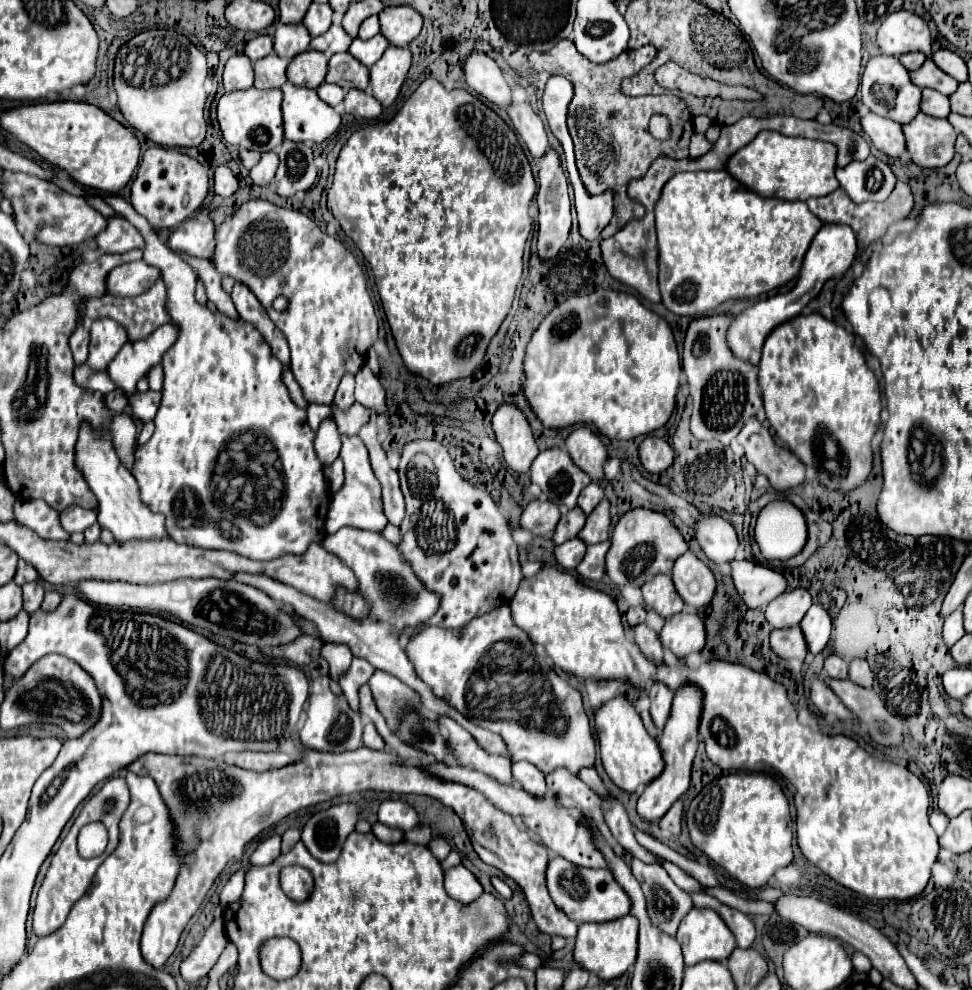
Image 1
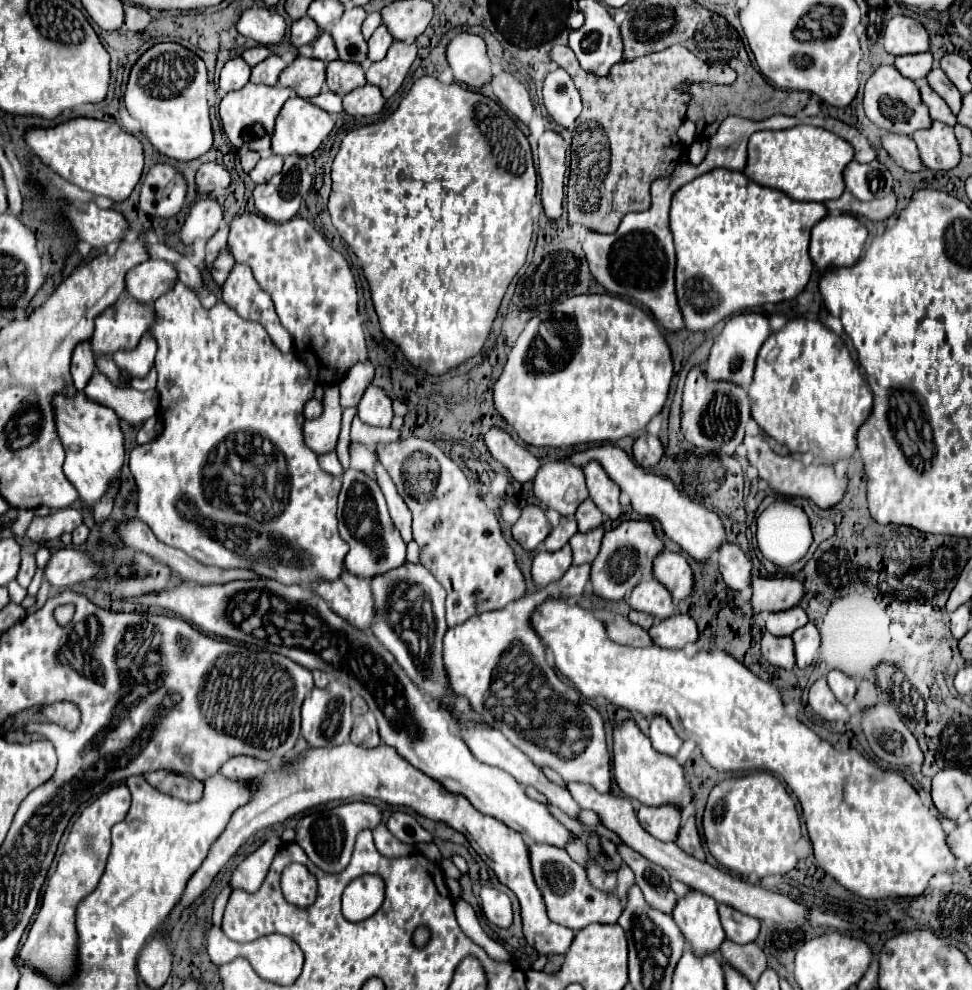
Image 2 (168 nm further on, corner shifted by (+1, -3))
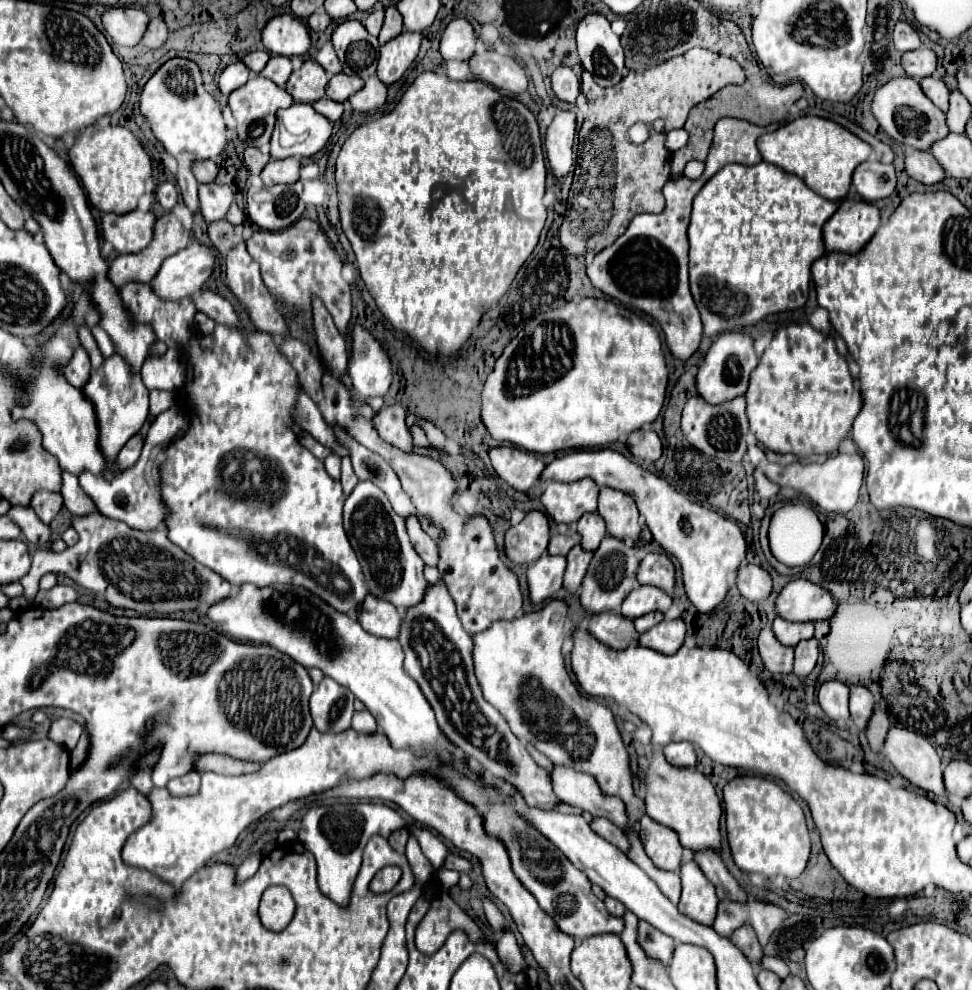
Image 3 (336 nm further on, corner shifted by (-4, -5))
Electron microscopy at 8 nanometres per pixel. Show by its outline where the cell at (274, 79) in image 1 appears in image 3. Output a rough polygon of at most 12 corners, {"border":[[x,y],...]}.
{"border":[[272,55],[260,75],[284,87],[292,73],[290,59]]}

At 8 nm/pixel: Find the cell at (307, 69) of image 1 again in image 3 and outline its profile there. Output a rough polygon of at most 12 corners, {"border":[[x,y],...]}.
{"border":[[312,59],[286,83],[300,103],[318,101],[328,87],[328,73]]}

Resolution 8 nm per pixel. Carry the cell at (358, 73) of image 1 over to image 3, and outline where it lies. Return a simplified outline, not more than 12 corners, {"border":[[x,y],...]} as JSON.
{"border":[[338,73],[330,79],[326,95],[344,103],[360,91],[362,79]]}

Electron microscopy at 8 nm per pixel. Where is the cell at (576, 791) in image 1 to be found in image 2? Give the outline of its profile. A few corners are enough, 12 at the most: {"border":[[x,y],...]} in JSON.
{"border":[[621,862],[617,872],[616,893],[625,901],[627,891],[635,884],[632,870]]}

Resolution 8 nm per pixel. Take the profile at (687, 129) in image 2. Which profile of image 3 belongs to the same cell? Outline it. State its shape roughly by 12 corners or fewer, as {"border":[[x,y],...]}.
{"border":[[672,129],[666,133],[666,151],[682,149],[688,141],[684,129]]}

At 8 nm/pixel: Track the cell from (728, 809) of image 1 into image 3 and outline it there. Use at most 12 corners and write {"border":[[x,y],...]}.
{"border":[[756,775],[724,787],[734,863],[800,877],[810,835],[798,801]]}

